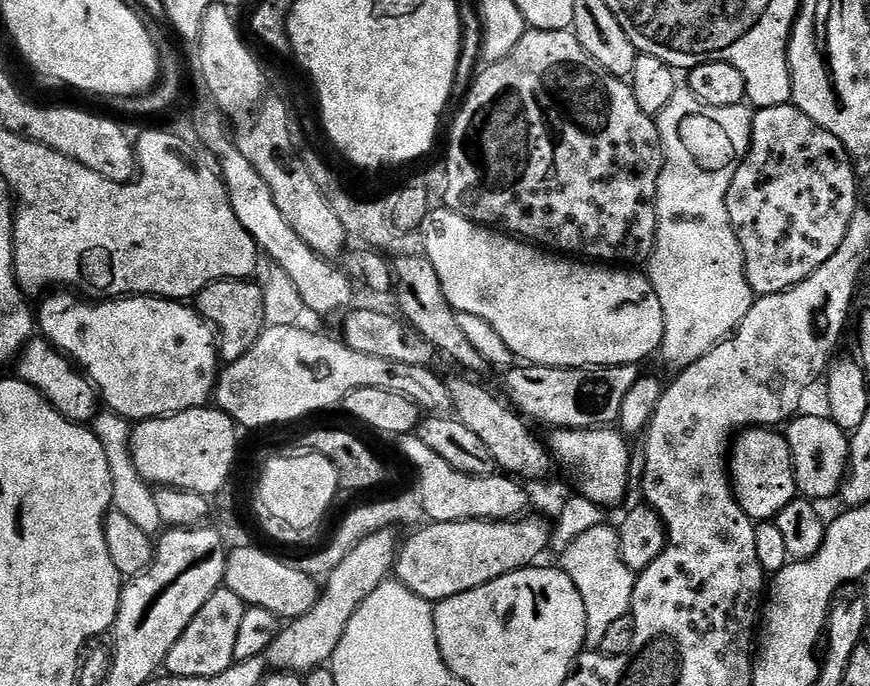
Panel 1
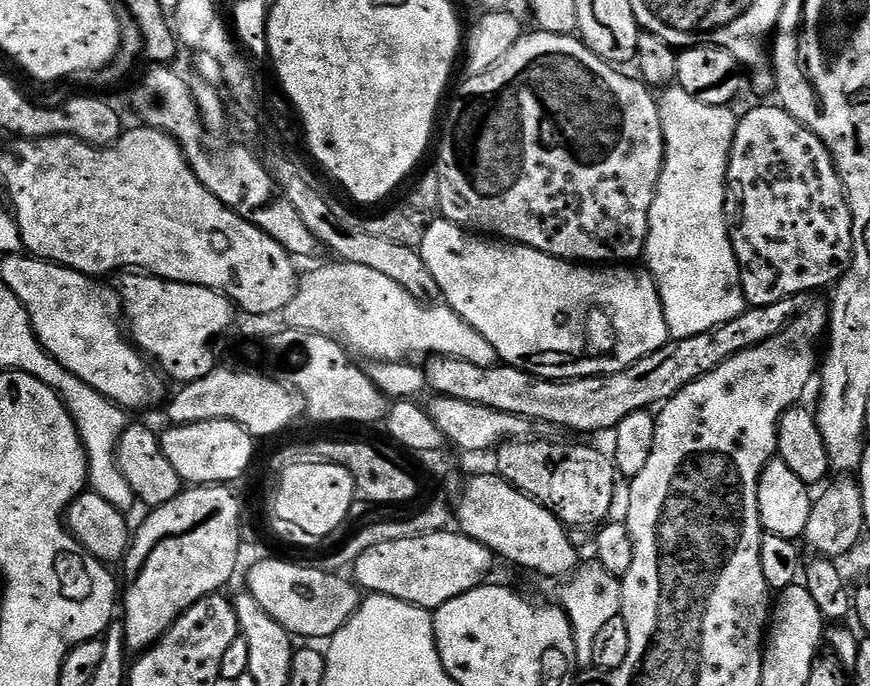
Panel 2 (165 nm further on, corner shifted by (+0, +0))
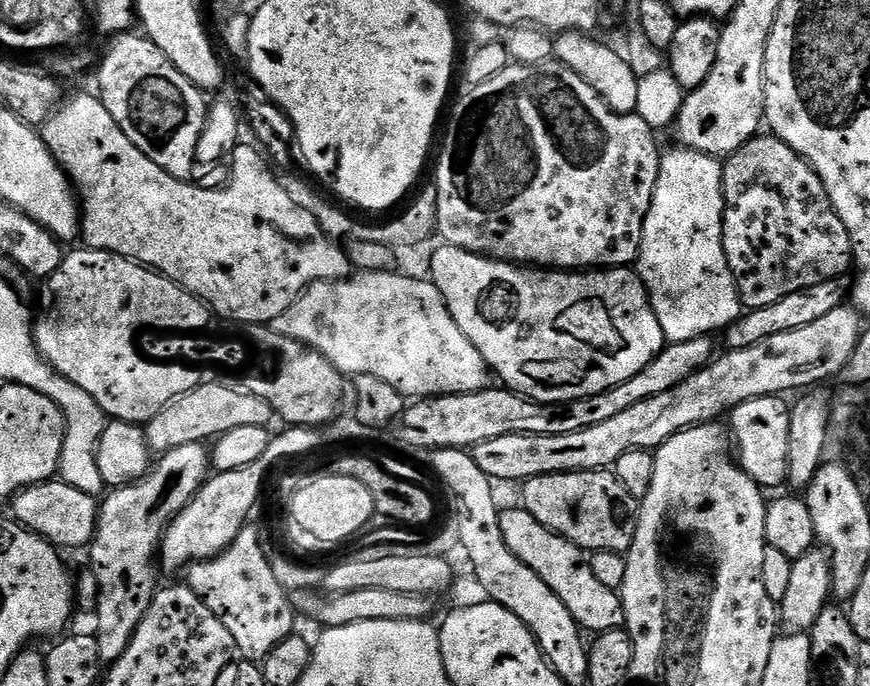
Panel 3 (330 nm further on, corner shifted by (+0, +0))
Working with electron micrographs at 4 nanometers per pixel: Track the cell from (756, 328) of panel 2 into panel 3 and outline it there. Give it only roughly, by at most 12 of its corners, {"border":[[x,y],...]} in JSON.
{"border":[[818,282],[745,311],[728,325],[731,351],[826,318],[850,292]]}

